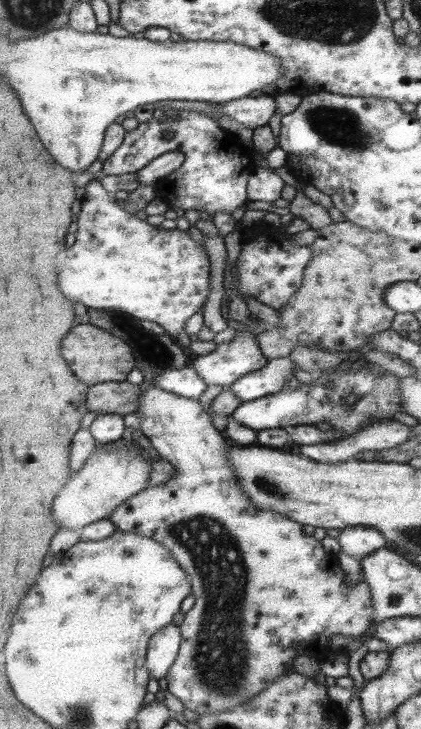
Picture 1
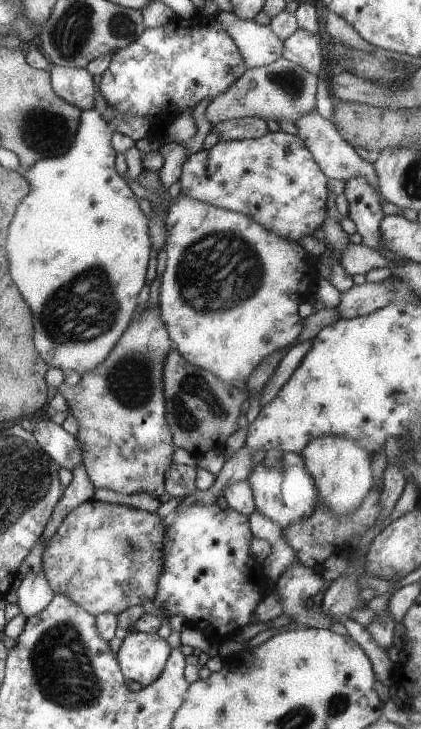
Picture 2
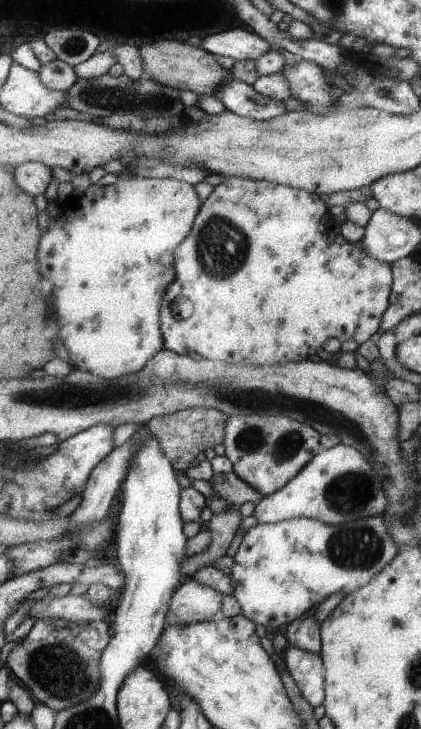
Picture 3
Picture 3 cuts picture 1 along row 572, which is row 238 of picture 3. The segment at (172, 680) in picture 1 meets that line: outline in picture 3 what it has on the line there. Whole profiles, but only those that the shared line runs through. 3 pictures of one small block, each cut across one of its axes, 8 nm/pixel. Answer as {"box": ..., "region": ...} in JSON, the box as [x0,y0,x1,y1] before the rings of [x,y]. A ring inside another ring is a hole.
{"box":[159,177,392,365],"region":[[[225,177],[223,182],[219,182],[213,187],[213,190],[209,193],[206,199],[200,204],[197,214],[194,216],[193,224],[187,233],[187,236],[174,248],[172,266],[174,270],[174,278],[166,286],[163,296],[160,300],[160,313],[159,313],[159,328],[162,336],[162,343],[165,349],[170,350],[173,353],[180,355],[186,355],[187,352],[195,352],[204,359],[211,359],[214,361],[221,361],[224,363],[243,363],[249,365],[284,365],[290,362],[304,361],[307,356],[316,354],[316,350],[319,350],[323,346],[323,342],[327,338],[335,337],[340,342],[344,340],[354,340],[356,343],[361,343],[369,338],[371,334],[378,330],[378,324],[382,315],[382,312],[386,309],[388,303],[388,296],[390,293],[390,286],[392,283],[392,272],[390,264],[381,262],[380,260],[371,258],[362,247],[362,244],[357,241],[350,243],[345,241],[341,237],[339,232],[340,224],[333,220],[333,218],[327,218],[328,207],[319,199],[319,195],[295,187],[288,187],[287,185],[278,185],[269,181],[256,181],[255,179],[244,179],[241,177]]]}

